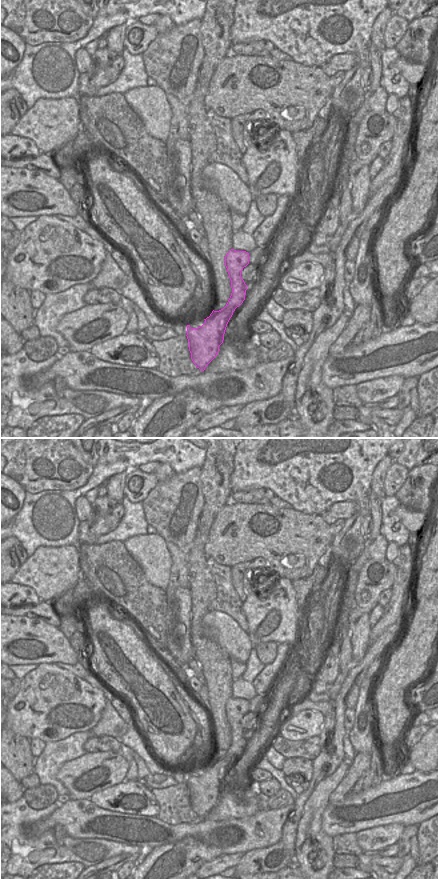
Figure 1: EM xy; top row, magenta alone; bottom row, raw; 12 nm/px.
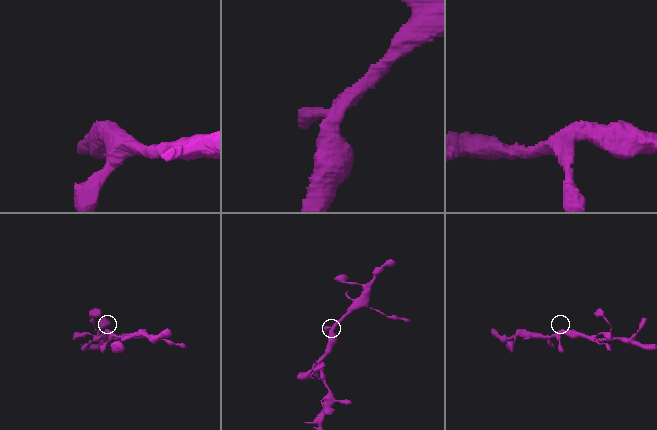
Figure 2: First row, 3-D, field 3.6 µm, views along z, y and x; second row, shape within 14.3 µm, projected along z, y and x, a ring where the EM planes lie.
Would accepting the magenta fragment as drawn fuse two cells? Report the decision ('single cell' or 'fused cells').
single cell

